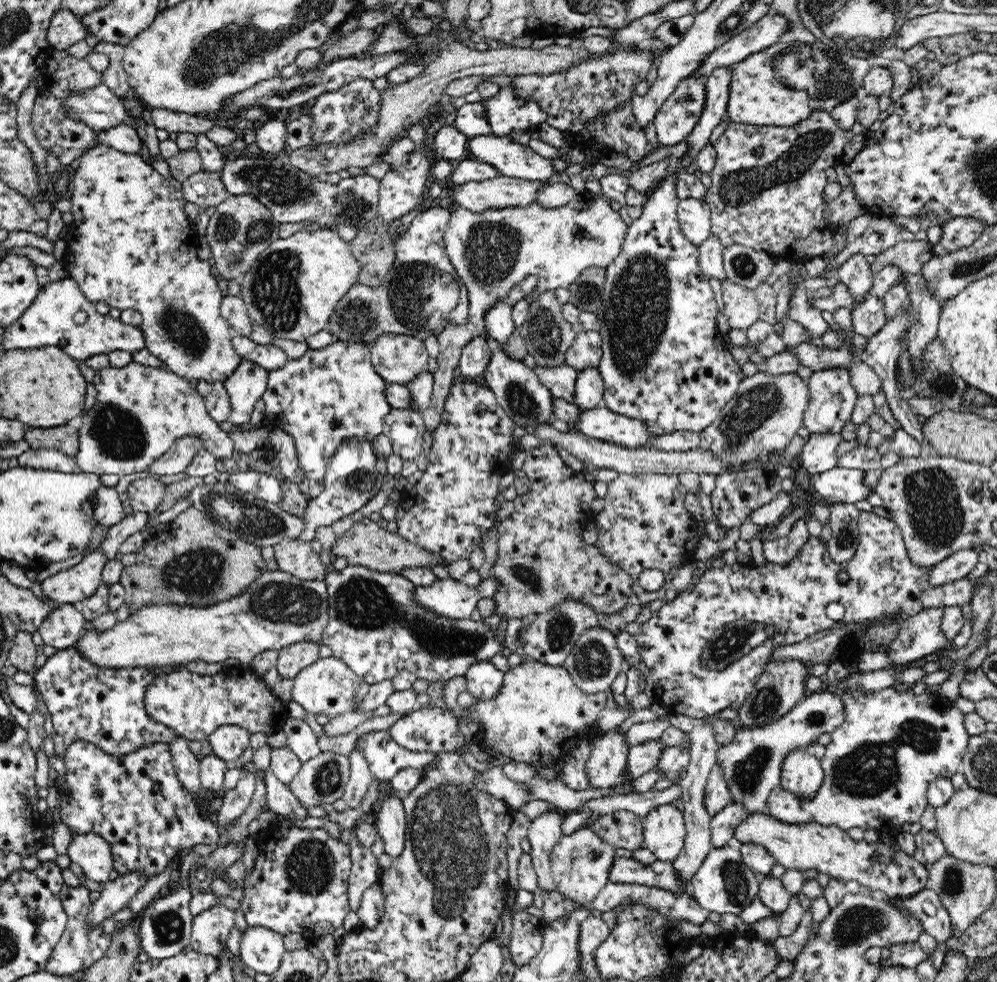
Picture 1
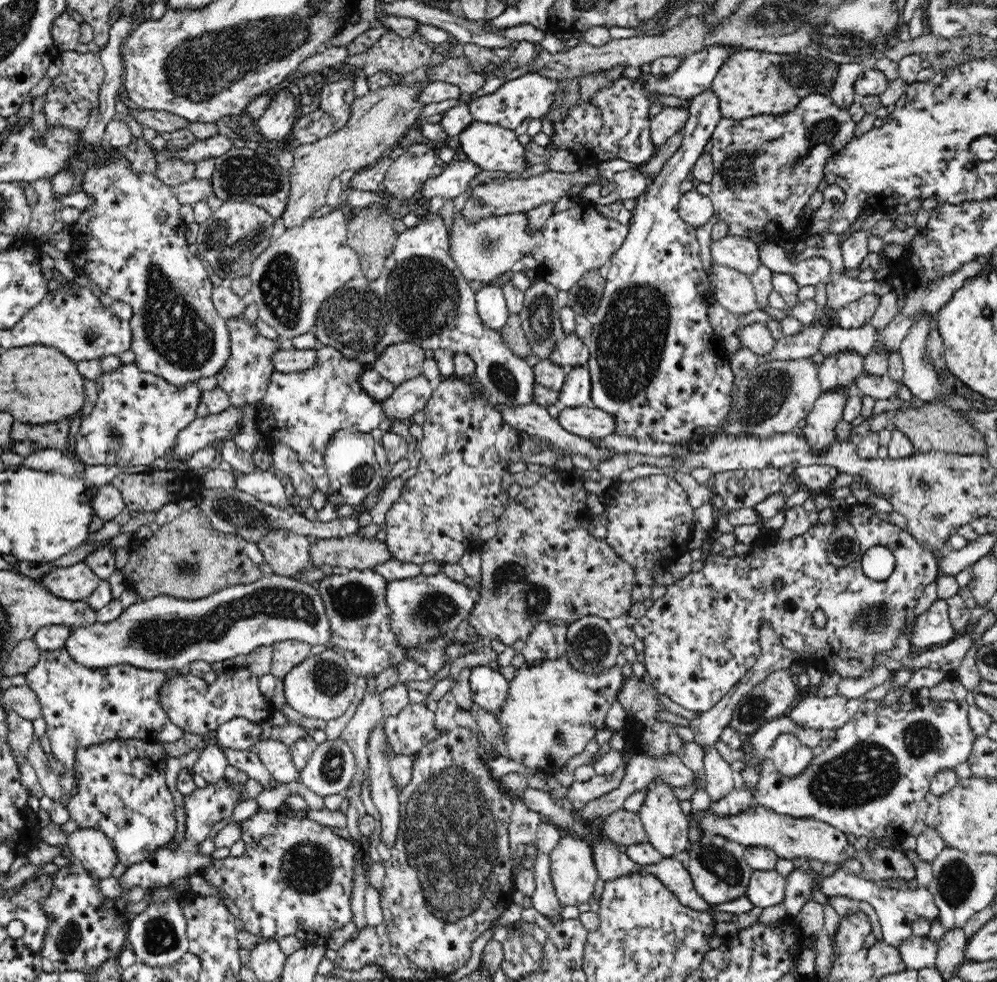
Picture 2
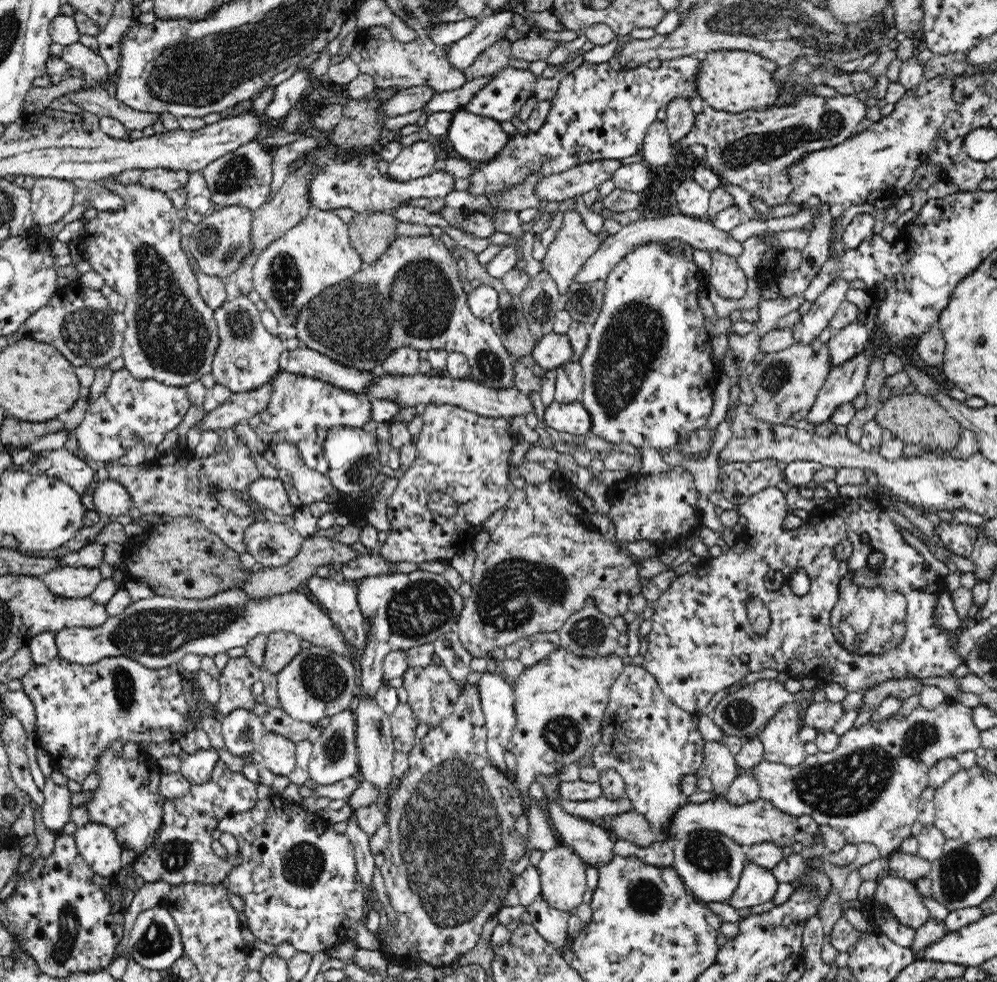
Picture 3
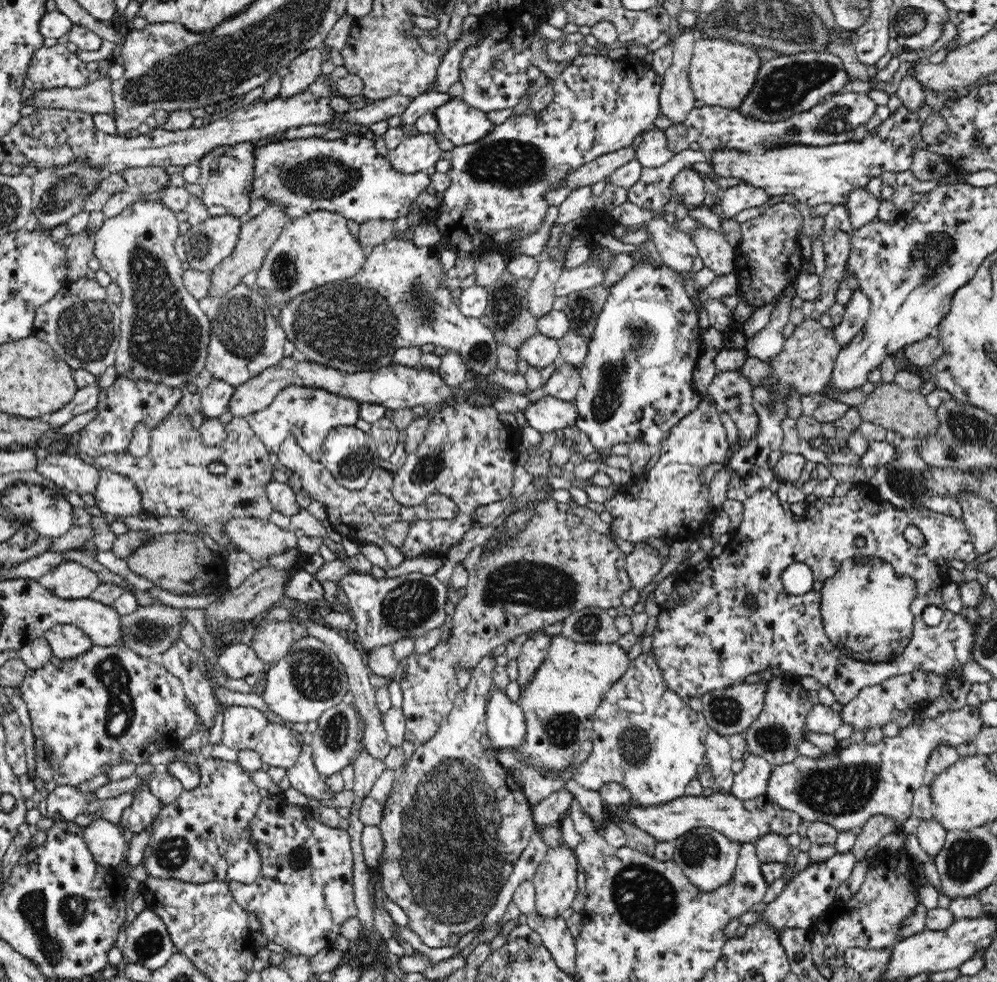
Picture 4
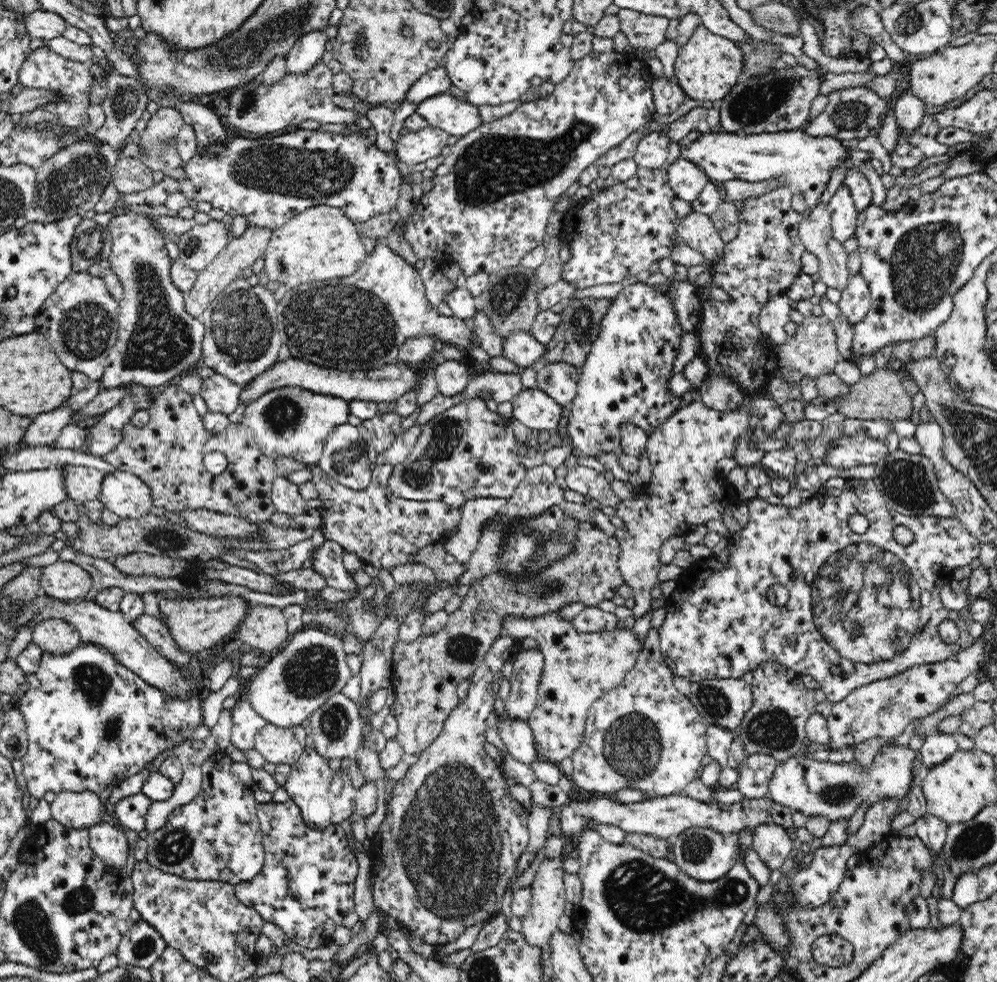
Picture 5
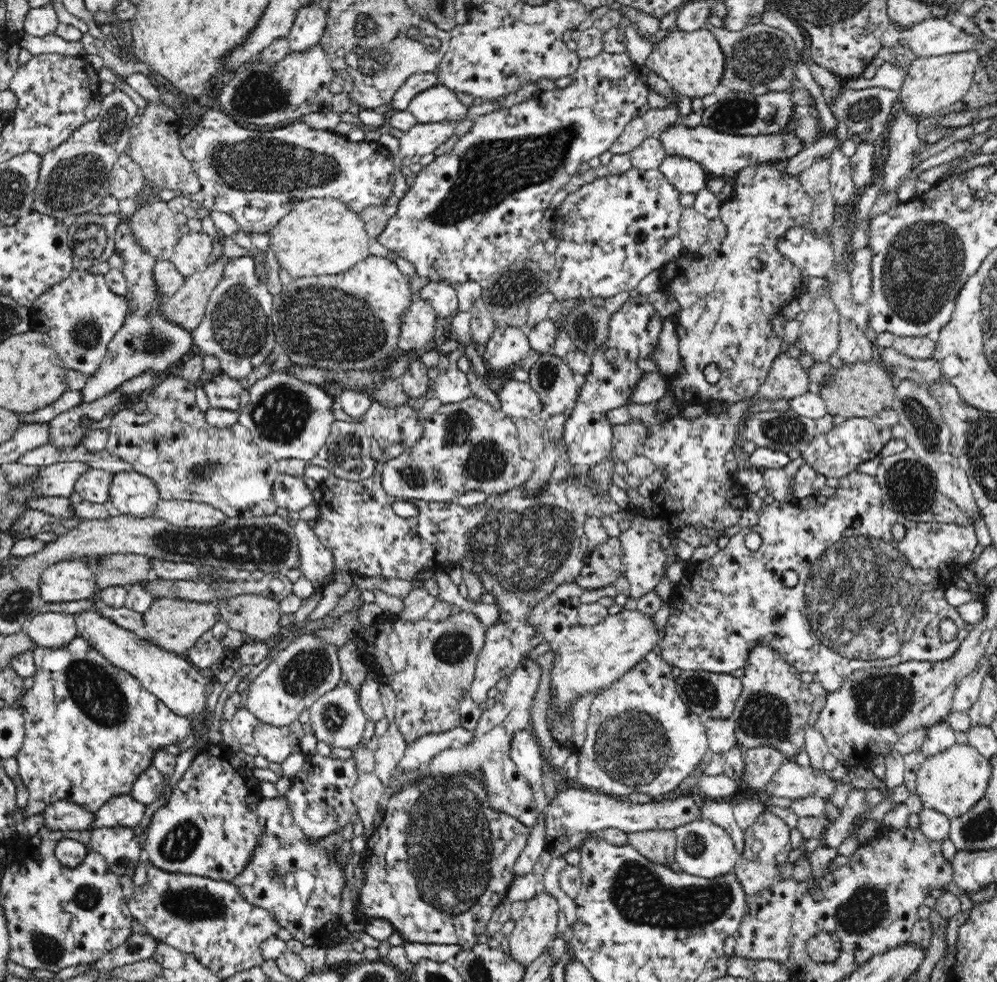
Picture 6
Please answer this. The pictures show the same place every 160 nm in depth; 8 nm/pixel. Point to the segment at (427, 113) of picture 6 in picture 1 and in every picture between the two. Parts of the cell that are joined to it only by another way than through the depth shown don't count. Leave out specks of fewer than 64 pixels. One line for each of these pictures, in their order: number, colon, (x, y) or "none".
1: (512, 159)
2: (489, 146)
3: (478, 138)
4: (462, 124)
5: (457, 117)

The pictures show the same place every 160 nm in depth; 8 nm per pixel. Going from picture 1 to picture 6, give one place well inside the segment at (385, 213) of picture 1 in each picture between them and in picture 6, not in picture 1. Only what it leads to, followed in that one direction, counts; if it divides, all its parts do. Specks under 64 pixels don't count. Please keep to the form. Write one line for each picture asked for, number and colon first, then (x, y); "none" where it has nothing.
2: (407, 175)
3: (418, 160)
4: (415, 153)
5: (416, 147)
6: (423, 138)

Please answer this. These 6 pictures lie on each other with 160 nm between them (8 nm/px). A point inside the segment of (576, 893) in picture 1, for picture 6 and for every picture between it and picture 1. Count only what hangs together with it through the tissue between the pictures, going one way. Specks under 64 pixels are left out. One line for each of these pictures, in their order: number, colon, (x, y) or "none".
2: (572, 871)
3: (562, 873)
4: (554, 881)
5: (548, 896)
6: (531, 936)

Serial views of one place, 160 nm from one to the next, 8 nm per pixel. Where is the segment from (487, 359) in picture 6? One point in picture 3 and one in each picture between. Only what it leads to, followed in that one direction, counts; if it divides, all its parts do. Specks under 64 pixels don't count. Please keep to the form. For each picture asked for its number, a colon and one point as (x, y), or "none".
3: (552, 350)
4: (538, 350)
5: (521, 348)

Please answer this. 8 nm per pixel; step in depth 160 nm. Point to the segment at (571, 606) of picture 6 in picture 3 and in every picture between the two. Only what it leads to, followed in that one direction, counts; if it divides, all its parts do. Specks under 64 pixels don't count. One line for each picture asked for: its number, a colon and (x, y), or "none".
3: (560, 702)
4: (559, 704)
5: (579, 667)

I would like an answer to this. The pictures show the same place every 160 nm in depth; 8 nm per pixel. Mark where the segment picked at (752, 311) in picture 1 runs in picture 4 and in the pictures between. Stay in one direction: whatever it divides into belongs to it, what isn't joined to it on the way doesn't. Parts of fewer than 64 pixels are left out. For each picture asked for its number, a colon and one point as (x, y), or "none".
2: (733, 289)
3: (725, 276)
4: (713, 248)

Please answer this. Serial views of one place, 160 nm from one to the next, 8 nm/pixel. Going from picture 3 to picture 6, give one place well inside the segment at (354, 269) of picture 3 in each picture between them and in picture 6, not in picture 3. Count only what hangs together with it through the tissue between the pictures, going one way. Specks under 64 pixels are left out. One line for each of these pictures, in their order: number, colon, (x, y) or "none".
4: (318, 248)
5: (321, 243)
6: (319, 236)

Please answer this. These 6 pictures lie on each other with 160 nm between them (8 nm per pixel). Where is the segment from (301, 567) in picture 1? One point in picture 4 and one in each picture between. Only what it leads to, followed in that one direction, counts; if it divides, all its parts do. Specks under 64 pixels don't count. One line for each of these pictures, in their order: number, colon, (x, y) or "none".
2: (286, 551)
3: (272, 544)
4: (260, 538)

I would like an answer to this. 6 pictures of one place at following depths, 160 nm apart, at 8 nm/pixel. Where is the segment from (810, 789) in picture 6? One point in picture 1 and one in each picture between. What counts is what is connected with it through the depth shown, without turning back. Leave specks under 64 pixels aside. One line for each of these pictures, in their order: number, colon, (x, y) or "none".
1: (877, 768)
2: (870, 781)
3: (868, 787)
4: (845, 788)
5: (814, 788)

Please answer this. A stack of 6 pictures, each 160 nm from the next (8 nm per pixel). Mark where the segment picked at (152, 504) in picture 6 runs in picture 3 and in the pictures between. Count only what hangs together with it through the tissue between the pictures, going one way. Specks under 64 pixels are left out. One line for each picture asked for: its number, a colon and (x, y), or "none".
3: (111, 498)
4: (116, 494)
5: (123, 493)

